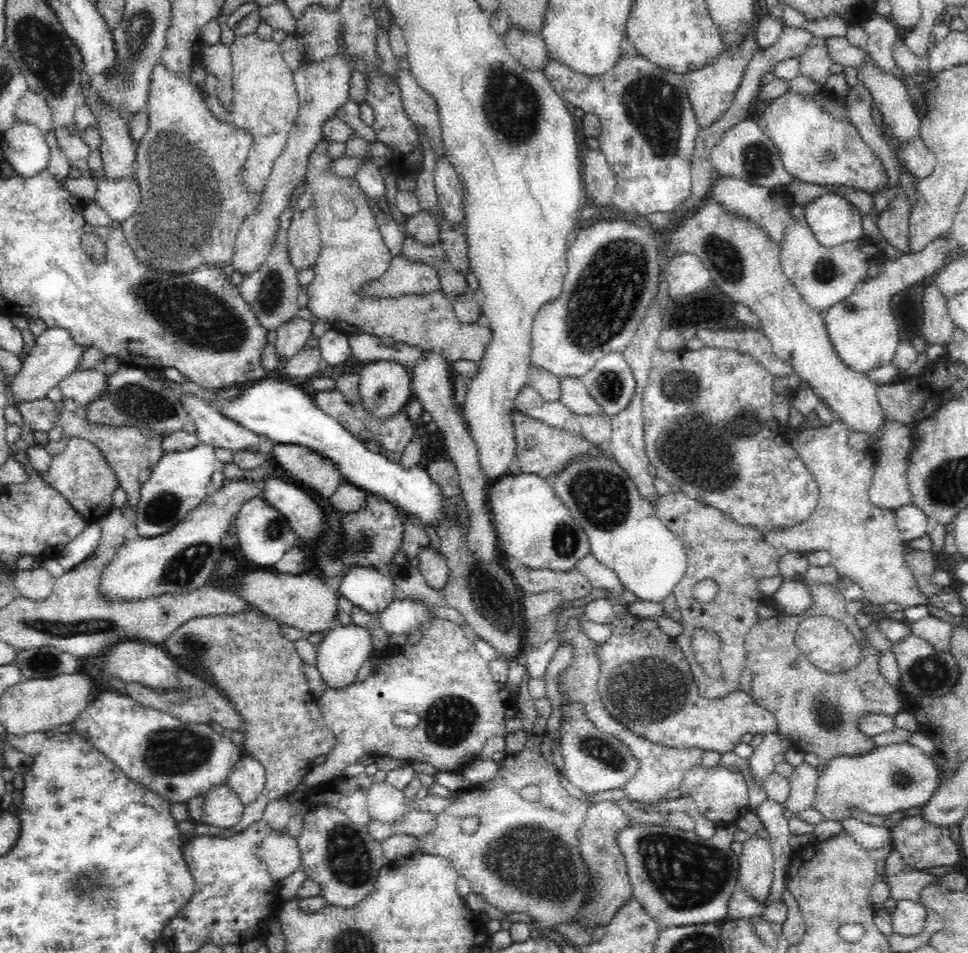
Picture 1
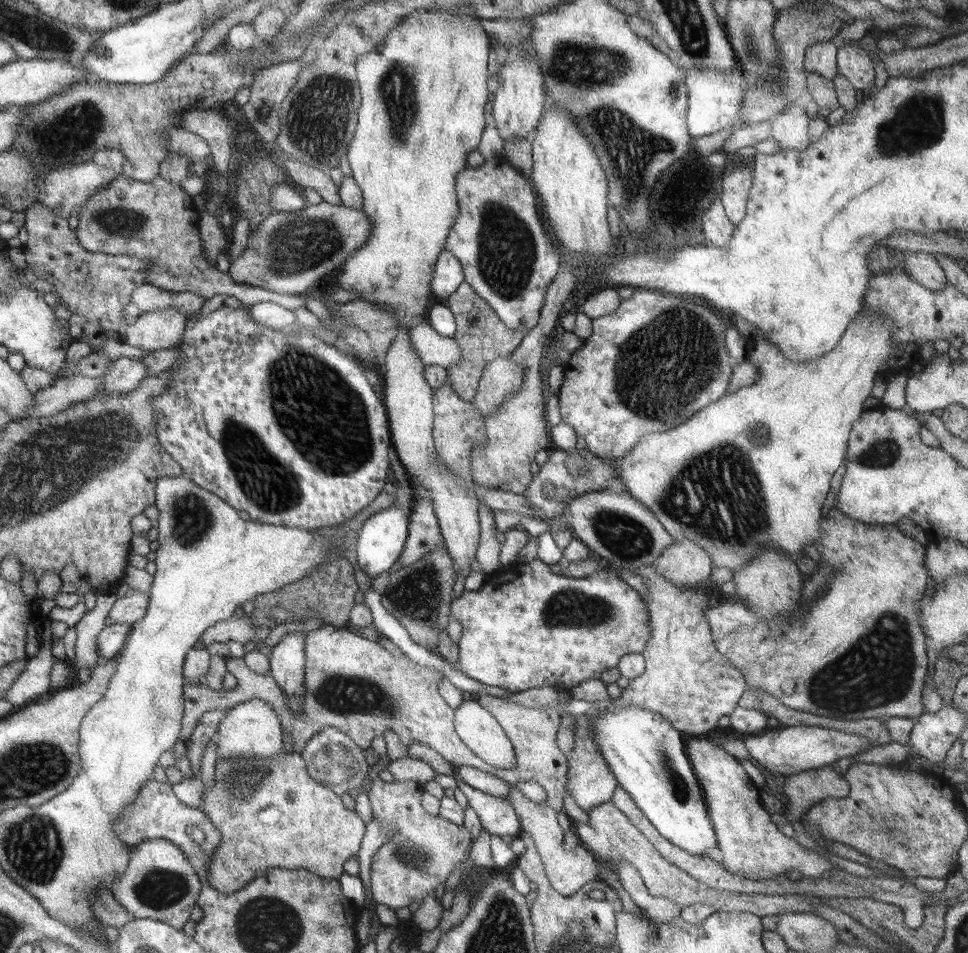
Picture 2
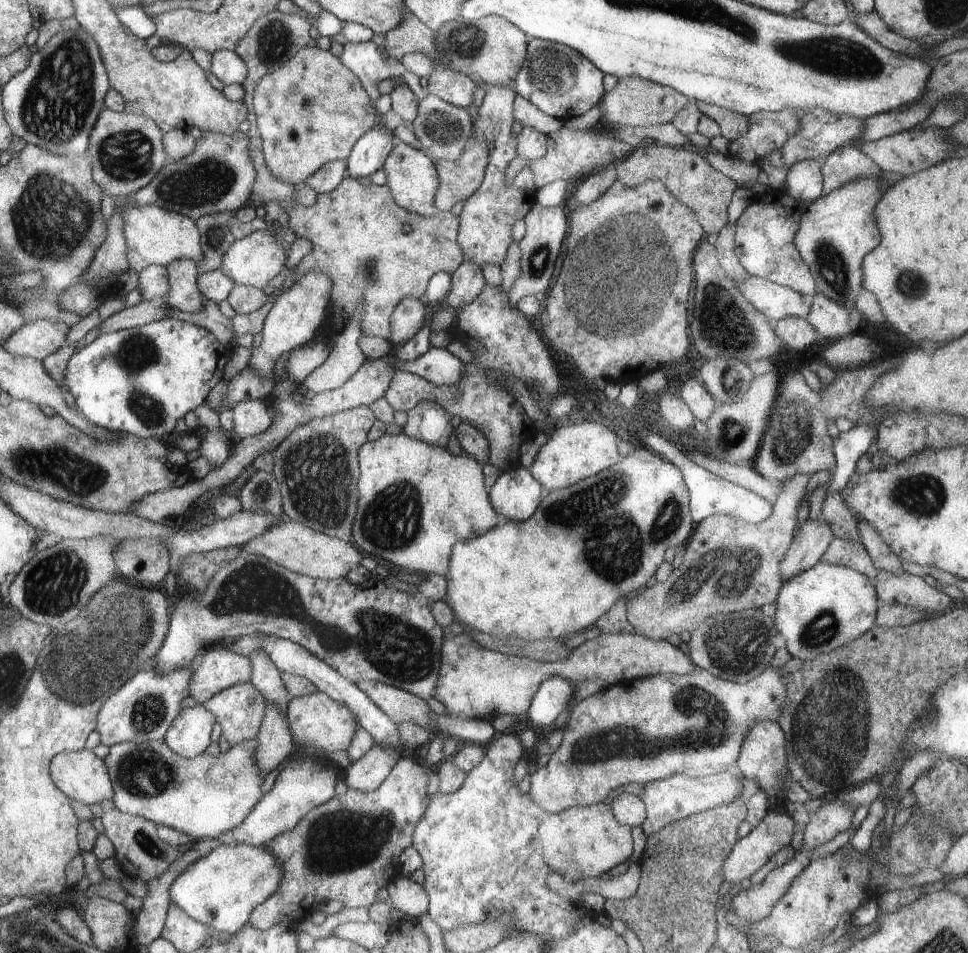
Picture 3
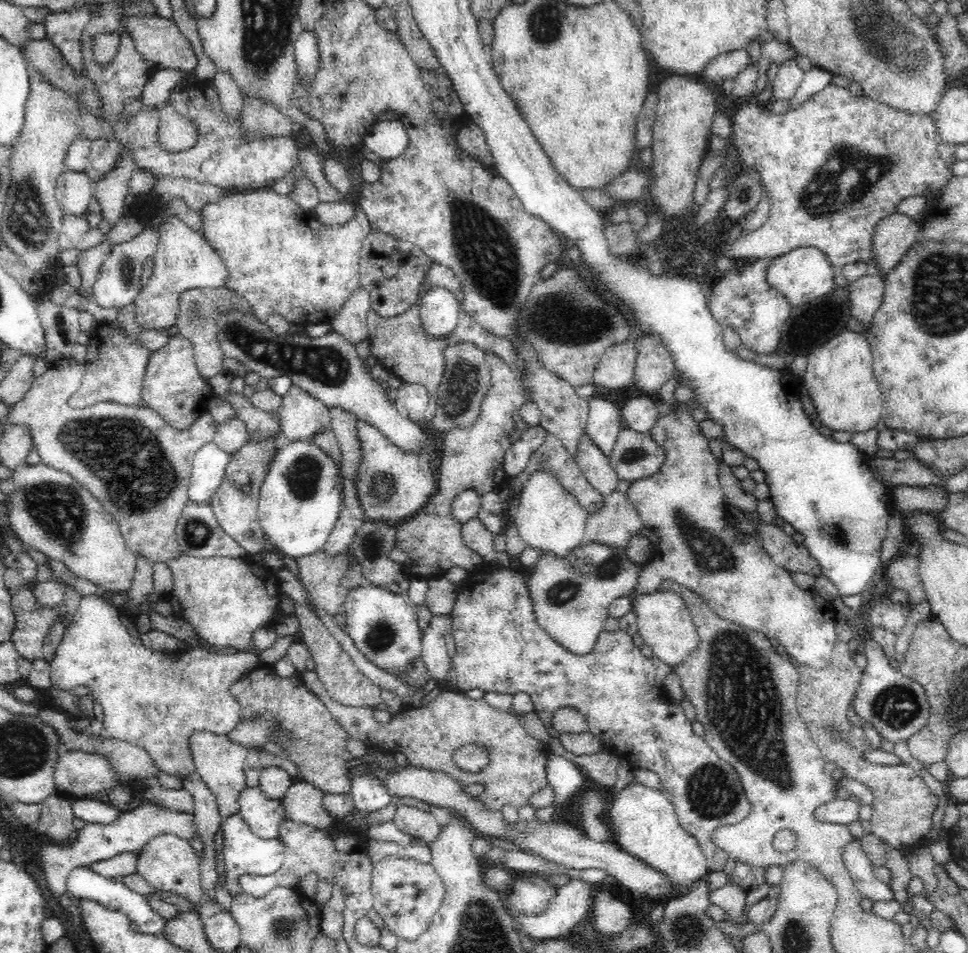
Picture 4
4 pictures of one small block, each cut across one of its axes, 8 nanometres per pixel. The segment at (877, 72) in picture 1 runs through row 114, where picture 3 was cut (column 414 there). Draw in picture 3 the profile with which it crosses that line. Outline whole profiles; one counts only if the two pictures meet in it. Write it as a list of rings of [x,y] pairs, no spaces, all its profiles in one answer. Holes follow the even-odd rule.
[[[393,878],[387,884],[387,904],[391,910],[403,912],[409,920],[417,920],[429,910],[429,896],[423,886],[411,882],[409,878]]]

